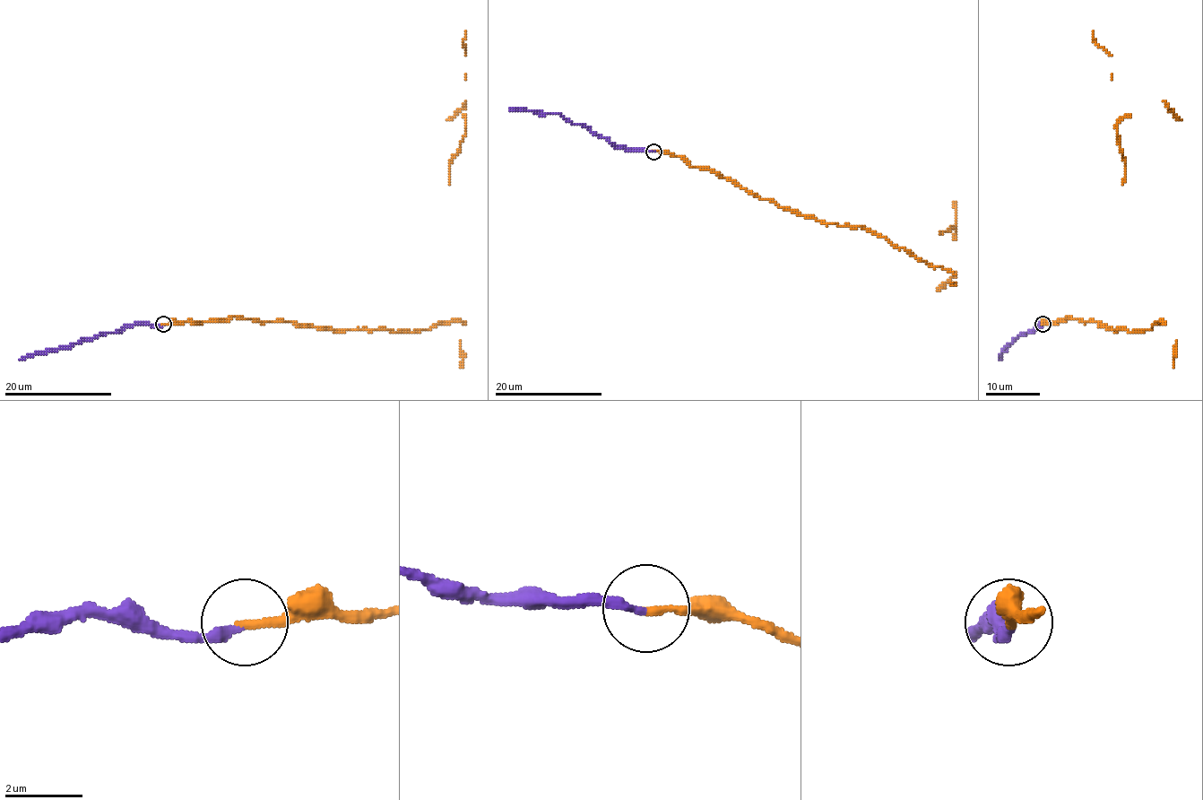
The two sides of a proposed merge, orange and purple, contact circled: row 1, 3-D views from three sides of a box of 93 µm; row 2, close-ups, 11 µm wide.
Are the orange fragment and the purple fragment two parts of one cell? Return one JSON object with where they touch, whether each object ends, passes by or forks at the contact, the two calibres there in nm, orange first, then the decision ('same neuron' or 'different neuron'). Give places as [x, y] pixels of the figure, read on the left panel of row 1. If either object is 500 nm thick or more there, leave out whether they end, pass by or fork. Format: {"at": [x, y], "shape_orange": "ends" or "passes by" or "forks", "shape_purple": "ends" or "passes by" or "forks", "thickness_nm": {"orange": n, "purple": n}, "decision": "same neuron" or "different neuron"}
{"at": [163, 324], "shape_orange": "ends", "shape_purple": "ends", "thickness_nm": {"orange": 240, "purple": 240}, "decision": "different neuron"}

